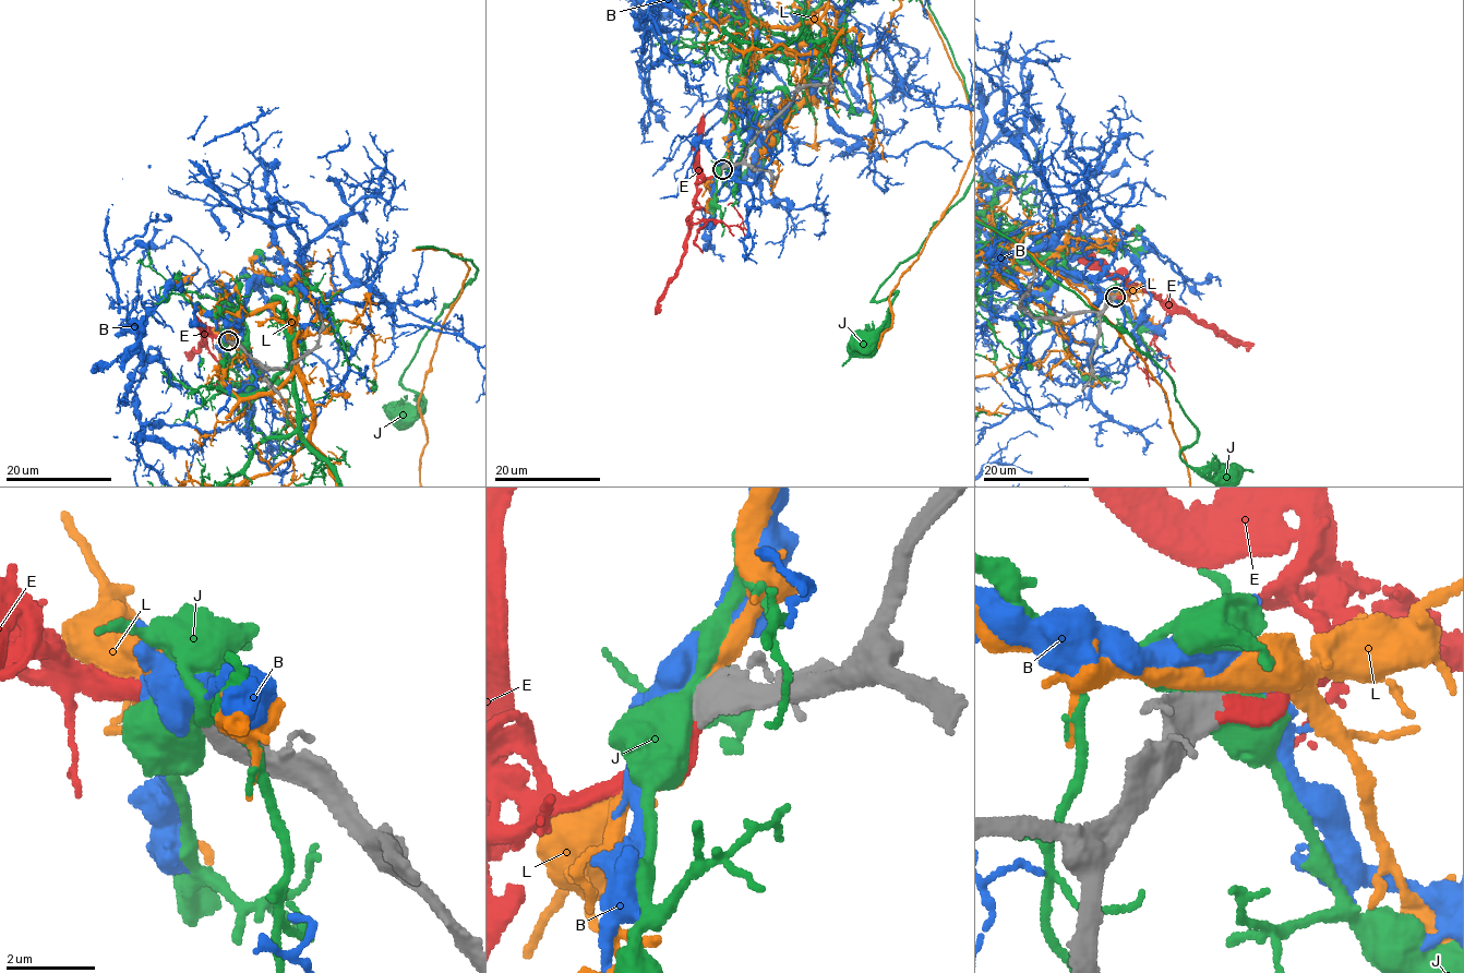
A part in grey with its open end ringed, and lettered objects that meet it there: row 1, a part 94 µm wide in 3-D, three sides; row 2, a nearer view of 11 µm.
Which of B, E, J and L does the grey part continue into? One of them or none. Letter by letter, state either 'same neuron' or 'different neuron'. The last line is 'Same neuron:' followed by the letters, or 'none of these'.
B: different neuron
E: same neuron
J: different neuron
L: different neuron
Same neuron: E

